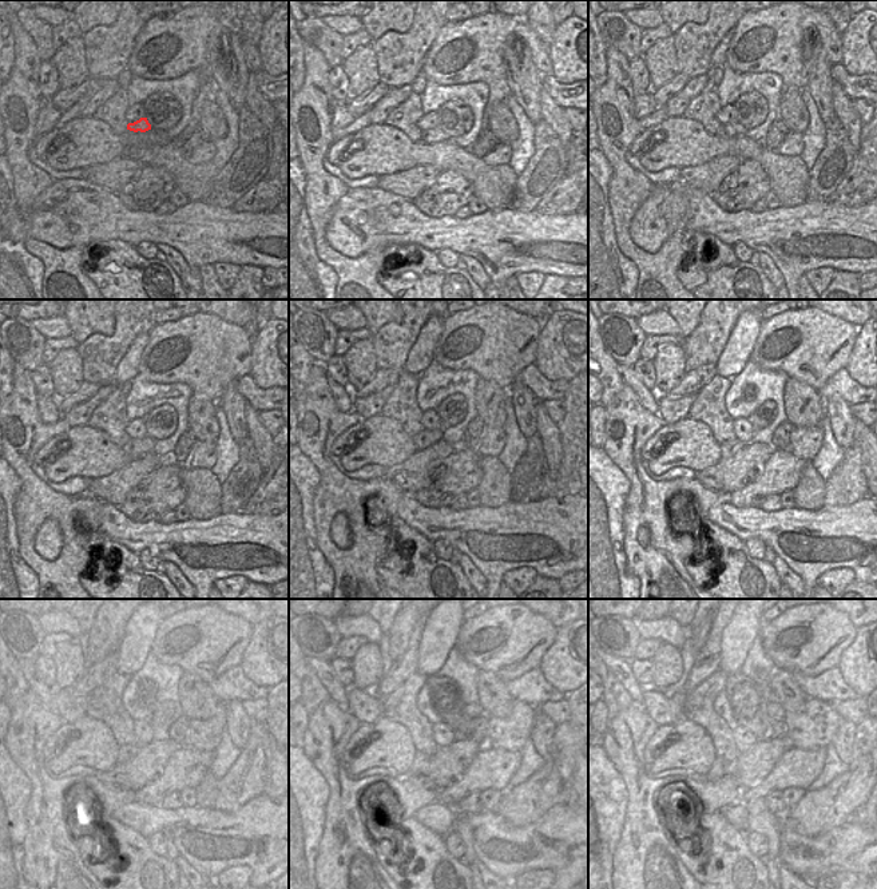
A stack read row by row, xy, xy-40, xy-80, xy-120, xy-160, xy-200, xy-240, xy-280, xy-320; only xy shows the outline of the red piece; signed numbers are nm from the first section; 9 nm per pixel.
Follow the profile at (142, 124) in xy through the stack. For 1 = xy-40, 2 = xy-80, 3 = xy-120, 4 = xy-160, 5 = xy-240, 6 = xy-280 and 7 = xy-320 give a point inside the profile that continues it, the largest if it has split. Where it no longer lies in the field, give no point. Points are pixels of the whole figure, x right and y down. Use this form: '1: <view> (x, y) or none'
1: xy-40 (435, 135)
2: xy-80 (737, 133)
3: xy-120 (137, 429)
4: xy-160 (433, 424)
5: xy-240 (143, 731)
6: xy-280 (443, 735)
7: xy-320 (743, 738)

